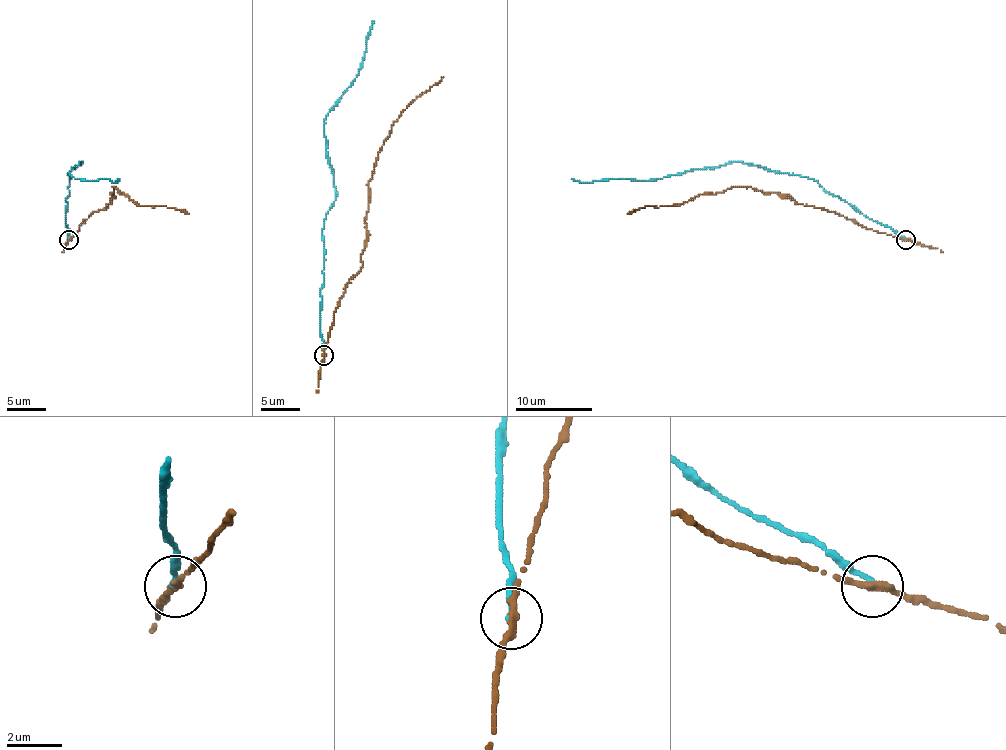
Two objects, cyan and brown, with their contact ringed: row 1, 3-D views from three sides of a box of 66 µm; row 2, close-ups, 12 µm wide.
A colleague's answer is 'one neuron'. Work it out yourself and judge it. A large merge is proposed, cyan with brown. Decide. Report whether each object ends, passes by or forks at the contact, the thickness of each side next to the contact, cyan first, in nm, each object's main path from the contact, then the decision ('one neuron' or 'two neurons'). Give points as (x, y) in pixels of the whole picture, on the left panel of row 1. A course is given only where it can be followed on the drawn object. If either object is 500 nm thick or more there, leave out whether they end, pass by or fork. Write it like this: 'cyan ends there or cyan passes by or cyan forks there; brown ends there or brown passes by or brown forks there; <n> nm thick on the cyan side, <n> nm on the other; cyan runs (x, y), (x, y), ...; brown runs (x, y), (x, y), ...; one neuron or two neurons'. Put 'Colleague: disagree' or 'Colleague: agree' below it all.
cyan ends there; brown passes by; 150 nm thick on the cyan side, 280 nm on the other; cyan runs (69, 238), (65, 211), (67, 173), (81, 161), (69, 175), (85, 181), (110, 179), (112, 182), (119, 179); brown runs (69, 240), (94, 211), (108, 207), (113, 186), (137, 204), (163, 206), (188, 213); two neurons
Colleague: disagree

